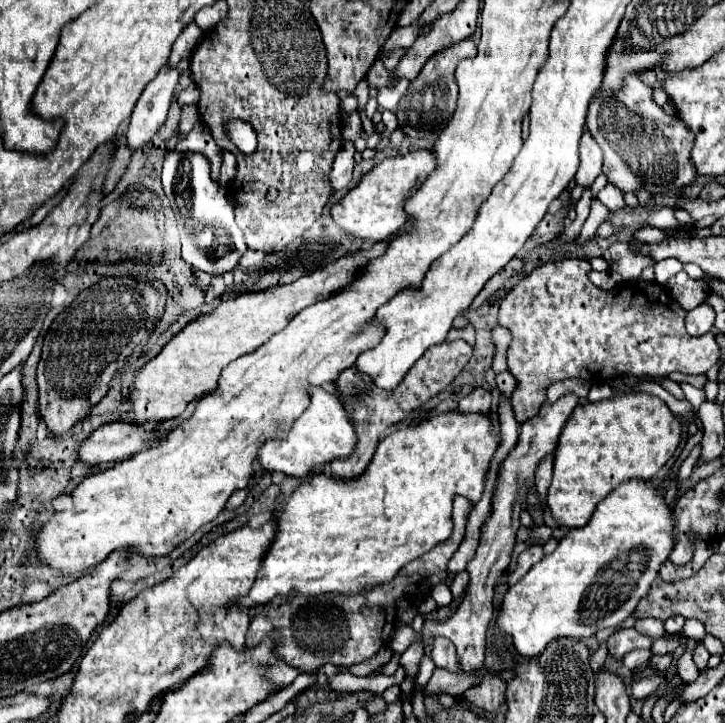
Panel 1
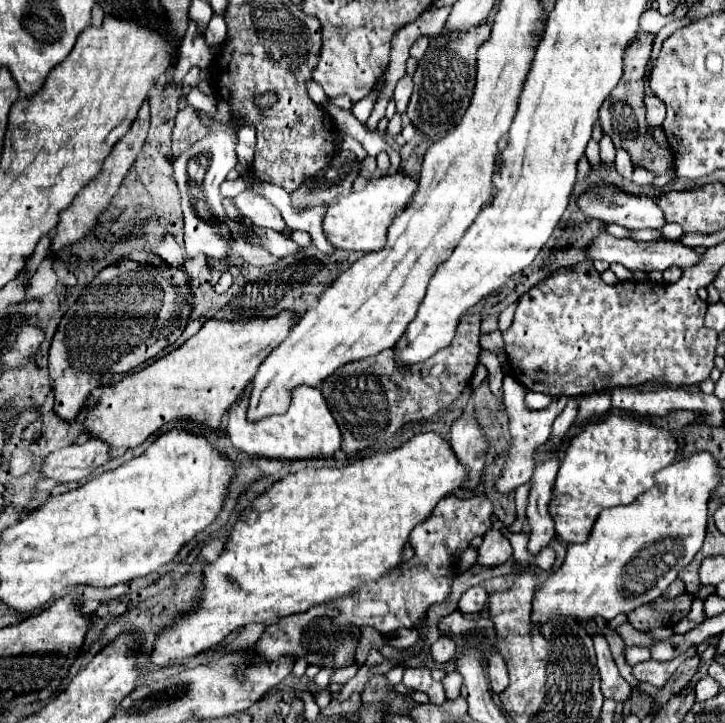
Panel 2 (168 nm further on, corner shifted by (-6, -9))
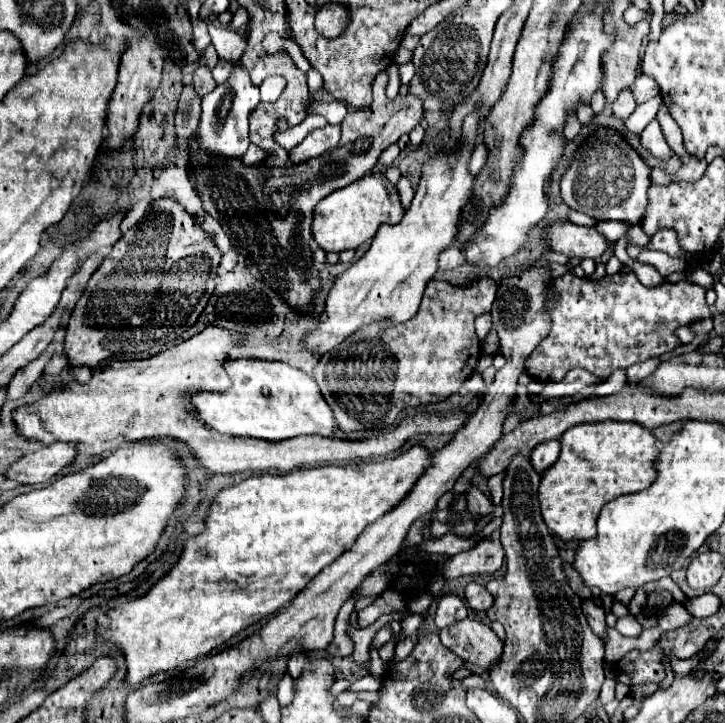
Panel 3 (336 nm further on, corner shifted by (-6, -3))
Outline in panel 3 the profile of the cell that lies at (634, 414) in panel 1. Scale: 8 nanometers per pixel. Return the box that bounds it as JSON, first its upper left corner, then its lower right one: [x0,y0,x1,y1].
[539,420,657,542]

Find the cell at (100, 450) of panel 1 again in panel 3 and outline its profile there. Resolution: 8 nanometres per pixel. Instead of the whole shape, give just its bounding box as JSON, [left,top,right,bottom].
[5,442,75,484]

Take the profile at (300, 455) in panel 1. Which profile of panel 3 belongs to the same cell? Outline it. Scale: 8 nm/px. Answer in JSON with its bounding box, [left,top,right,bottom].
[191,358,335,442]

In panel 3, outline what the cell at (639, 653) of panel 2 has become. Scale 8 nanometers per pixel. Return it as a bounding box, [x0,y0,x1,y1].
[615,614,643,638]

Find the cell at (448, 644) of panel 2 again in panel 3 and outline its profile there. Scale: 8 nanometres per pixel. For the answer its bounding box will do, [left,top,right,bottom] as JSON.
[435,592,467,628]

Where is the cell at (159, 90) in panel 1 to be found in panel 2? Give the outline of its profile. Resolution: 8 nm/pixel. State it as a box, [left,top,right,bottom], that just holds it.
[171,22,213,84]

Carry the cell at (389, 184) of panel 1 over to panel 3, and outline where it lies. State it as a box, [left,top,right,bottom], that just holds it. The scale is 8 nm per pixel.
[311,174,403,252]

